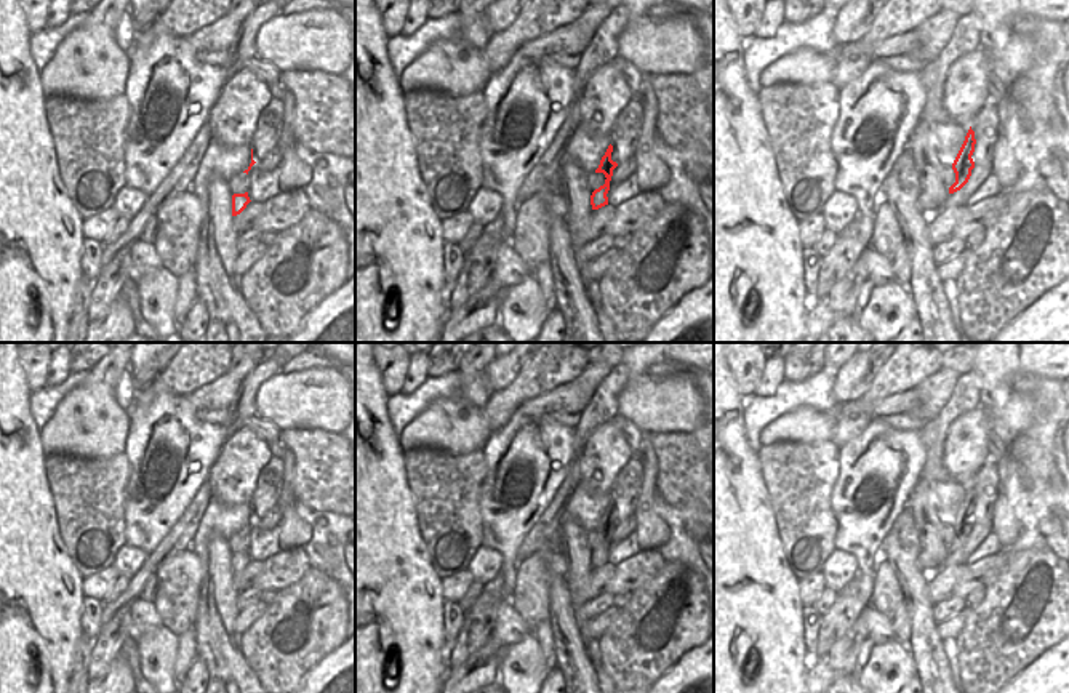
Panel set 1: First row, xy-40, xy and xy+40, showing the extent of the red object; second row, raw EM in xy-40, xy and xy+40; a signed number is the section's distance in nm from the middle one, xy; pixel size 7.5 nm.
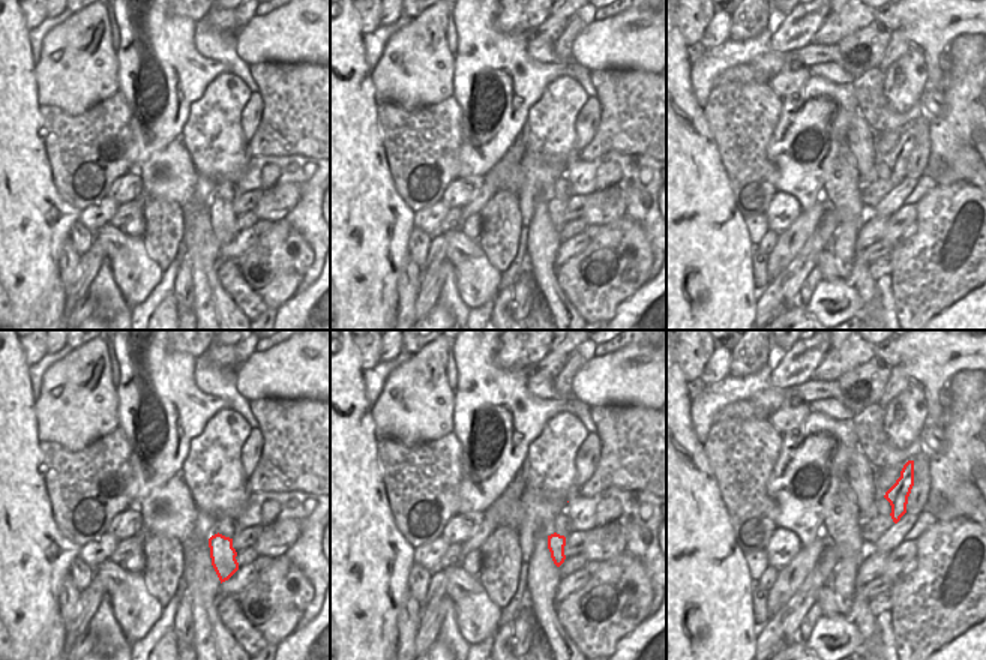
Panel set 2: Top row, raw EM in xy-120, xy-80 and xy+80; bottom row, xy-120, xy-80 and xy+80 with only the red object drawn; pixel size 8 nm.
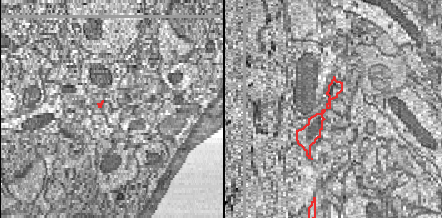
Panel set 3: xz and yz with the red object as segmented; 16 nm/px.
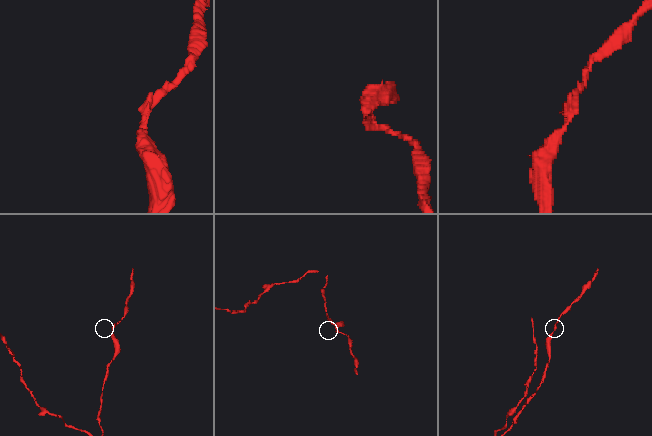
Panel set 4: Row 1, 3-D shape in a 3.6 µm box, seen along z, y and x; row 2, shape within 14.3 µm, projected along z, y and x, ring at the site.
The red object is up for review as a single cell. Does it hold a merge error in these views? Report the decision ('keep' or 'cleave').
keep

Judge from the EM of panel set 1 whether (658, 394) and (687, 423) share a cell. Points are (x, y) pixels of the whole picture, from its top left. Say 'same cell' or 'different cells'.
same cell

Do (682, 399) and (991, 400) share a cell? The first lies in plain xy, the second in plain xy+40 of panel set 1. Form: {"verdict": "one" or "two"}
{"verdict": "one"}

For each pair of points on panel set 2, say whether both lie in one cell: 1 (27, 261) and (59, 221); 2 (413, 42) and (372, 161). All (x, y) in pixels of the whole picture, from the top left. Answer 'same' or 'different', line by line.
1: same
2: different

